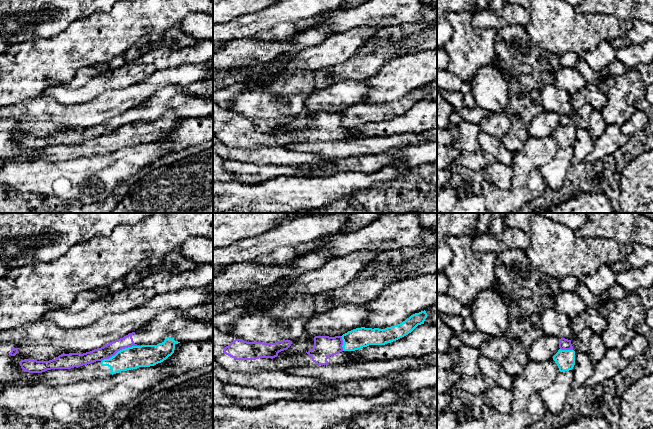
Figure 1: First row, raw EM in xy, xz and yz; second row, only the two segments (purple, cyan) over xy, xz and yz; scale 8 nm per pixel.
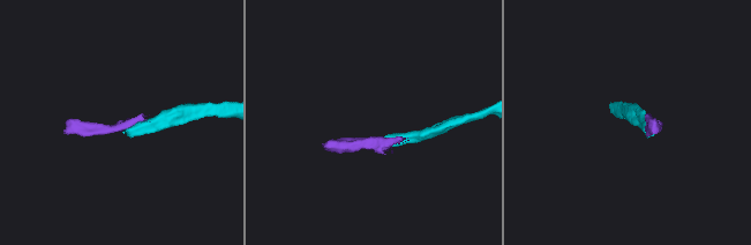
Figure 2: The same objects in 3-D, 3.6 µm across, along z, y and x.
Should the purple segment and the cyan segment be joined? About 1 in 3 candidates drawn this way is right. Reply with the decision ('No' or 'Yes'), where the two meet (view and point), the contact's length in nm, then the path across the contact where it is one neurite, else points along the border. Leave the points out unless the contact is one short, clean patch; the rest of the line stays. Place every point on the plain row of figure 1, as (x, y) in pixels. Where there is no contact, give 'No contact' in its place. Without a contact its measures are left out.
No. Touches purple at xy (119, 126). Shared border 340 nm. Boundary: xy (138, 121), (122, 124), (101, 137)

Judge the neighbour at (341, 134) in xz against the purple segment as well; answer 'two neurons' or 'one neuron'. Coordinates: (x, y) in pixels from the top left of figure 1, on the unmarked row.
one neuron

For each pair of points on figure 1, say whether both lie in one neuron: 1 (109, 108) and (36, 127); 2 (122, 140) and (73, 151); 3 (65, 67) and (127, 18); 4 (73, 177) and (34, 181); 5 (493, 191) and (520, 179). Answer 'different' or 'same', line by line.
1: different
2: same
3: same
4: same
5: different

